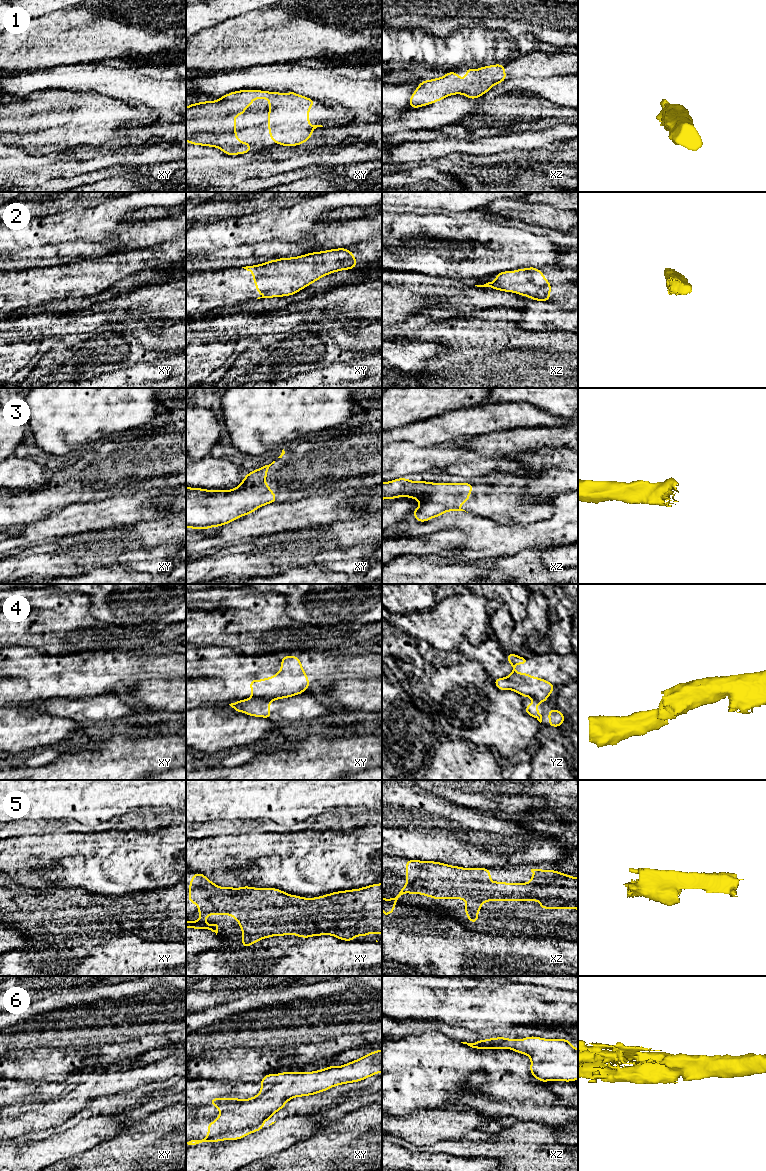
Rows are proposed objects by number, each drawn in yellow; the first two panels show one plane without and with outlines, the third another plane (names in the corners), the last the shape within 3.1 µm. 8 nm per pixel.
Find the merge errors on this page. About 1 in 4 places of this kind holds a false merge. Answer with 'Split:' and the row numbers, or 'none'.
Split: 4

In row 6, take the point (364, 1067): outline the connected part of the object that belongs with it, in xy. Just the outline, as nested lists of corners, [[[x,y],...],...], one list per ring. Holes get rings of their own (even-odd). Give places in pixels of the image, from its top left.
[[[382,1050],[342,1066],[329,1066],[313,1072],[282,1072],[267,1074],[261,1080],[258,1095],[241,1100],[239,1098],[210,1098],[221,1116],[216,1122],[208,1122],[208,1136],[190,1139],[186,1146],[206,1142],[239,1140],[266,1128],[262,1123],[281,1110],[292,1098],[319,1094],[334,1086],[362,1081],[382,1072]]]

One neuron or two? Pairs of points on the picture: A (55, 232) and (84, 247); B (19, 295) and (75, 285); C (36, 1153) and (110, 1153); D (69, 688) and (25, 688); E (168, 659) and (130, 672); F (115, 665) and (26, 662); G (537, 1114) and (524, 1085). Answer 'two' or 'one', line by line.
A: two
B: one
C: two
D: one
E: one
F: one
G: two

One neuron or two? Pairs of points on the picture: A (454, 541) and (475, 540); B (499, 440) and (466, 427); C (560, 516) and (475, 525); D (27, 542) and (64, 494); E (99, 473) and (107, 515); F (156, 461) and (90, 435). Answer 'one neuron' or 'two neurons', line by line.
A: two neurons
B: two neurons
C: one neuron
D: two neurons
E: two neurons
F: two neurons

